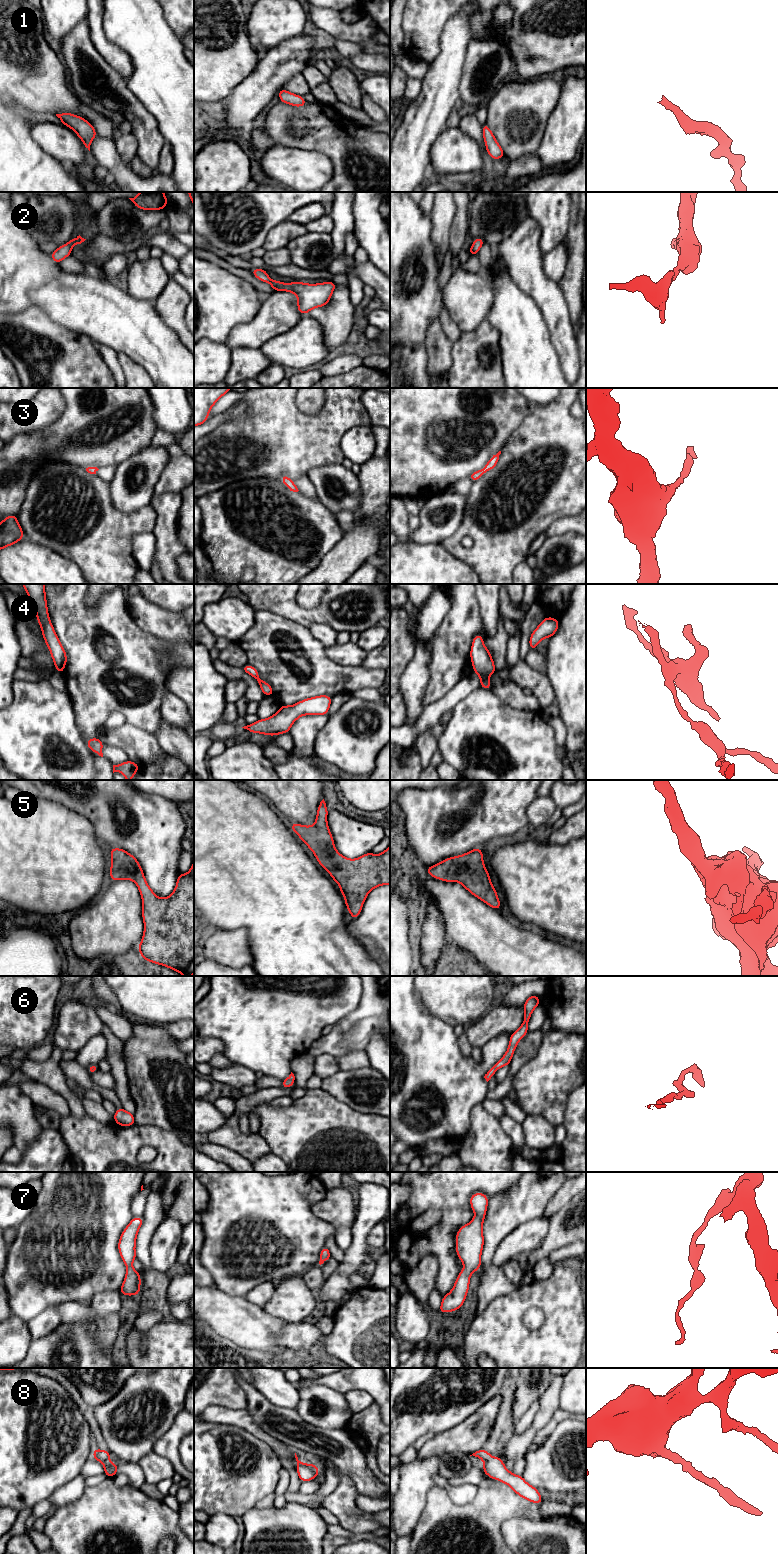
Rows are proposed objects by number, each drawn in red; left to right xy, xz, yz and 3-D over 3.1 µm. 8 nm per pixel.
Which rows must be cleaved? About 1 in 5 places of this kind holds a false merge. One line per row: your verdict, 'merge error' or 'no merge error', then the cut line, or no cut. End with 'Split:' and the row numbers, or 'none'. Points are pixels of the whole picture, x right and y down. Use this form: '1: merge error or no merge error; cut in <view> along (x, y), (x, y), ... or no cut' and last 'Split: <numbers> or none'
1: no merge error; no cut
2: no merge error; no cut
3: no merge error; no cut
4: no merge error; no cut
5: no merge error; no cut
6: no merge error; no cut
7: no merge error; no cut
8: no merge error; no cut
Split: none

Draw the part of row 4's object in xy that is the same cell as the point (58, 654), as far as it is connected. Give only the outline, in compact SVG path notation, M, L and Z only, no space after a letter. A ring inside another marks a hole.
M22 584L28 594L31 604L36 612L38 623L46 645L50 650L51 657L56 667L56 672L63 674L67 663L67 655L63 645L53 628L48 614L45 584Z

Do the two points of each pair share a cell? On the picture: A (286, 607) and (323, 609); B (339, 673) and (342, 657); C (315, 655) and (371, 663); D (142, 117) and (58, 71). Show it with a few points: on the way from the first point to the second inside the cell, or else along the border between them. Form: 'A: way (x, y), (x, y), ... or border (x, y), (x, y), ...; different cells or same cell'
A: way (295, 612), (298, 614), (314, 614); same cell
B: border (325, 647), (325, 653), (335, 662), (360, 666); different cells
C: border (360, 666), (379, 668); different cells
D: border (59, 55), (68, 75); different cells

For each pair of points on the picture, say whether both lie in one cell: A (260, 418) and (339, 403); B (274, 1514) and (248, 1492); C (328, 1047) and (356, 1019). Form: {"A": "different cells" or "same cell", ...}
{"A": "same cell", "B": "different cells", "C": "same cell"}

